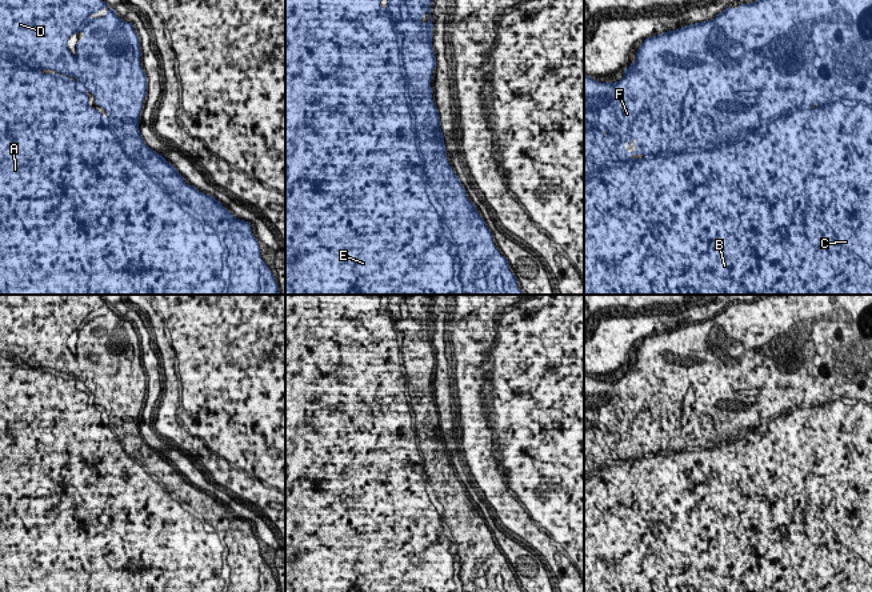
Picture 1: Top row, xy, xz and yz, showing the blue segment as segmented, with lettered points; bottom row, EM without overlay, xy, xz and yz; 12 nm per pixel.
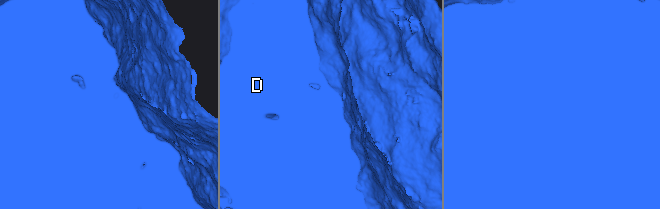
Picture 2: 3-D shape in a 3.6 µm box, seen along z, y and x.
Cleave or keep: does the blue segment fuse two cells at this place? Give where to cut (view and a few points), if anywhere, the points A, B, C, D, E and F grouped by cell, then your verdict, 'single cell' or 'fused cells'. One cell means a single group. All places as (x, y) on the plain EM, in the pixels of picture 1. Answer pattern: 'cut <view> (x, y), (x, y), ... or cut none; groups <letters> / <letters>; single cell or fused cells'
cut none; groups A B C D E F; single cell

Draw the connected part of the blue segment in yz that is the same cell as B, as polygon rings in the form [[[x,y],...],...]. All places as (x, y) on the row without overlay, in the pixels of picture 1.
[[[769,295],[769,296],[763,296],[763,297],[756,297],[756,299],[755,299],[755,300],[753,300],[753,301],[751,301],[751,303],[740,303],[740,304],[739,304],[739,305],[737,305],[737,307],[731,307],[731,305],[728,305],[728,307],[727,307],[727,308],[725,308],[725,309],[723,309],[723,311],[721,311],[721,312],[720,312],[720,313],[717,313],[717,315],[716,315],[716,316],[715,316],[715,317],[713,317],[713,319],[707,319],[707,320],[704,320],[704,321],[696,321],[696,323],[689,323],[689,324],[687,324],[687,325],[681,325],[681,327],[680,327],[680,328],[676,328],[676,329],[668,329],[668,331],[664,331],[664,332],[661,332],[661,333],[657,333],[657,335],[653,335],[653,336],[648,336],[648,337],[645,337],[645,339],[644,339],[644,340],[643,340],[643,341],[641,341],[641,344],[640,344],[640,347],[639,347],[639,348],[637,348],[637,351],[636,351],[636,360],[635,360],[635,361],[632,361],[632,363],[631,363],[631,364],[629,364],[629,365],[627,365],[627,367],[625,367],[625,368],[624,368],[624,376],[623,376],[623,377],[621,377],[621,379],[620,379],[620,380],[615,380],[615,381],[608,381],[608,380],[605,380],[605,381],[600,381],[600,380],[596,380],[596,379],[593,379],[593,377],[592,377],[592,376],[591,376],[591,375],[585,375],[585,373],[584,373],[584,592],[872,592],[872,295],[784,295],[784,296],[776,296],[776,295]]]

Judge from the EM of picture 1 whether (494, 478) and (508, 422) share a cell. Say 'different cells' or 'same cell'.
same cell

